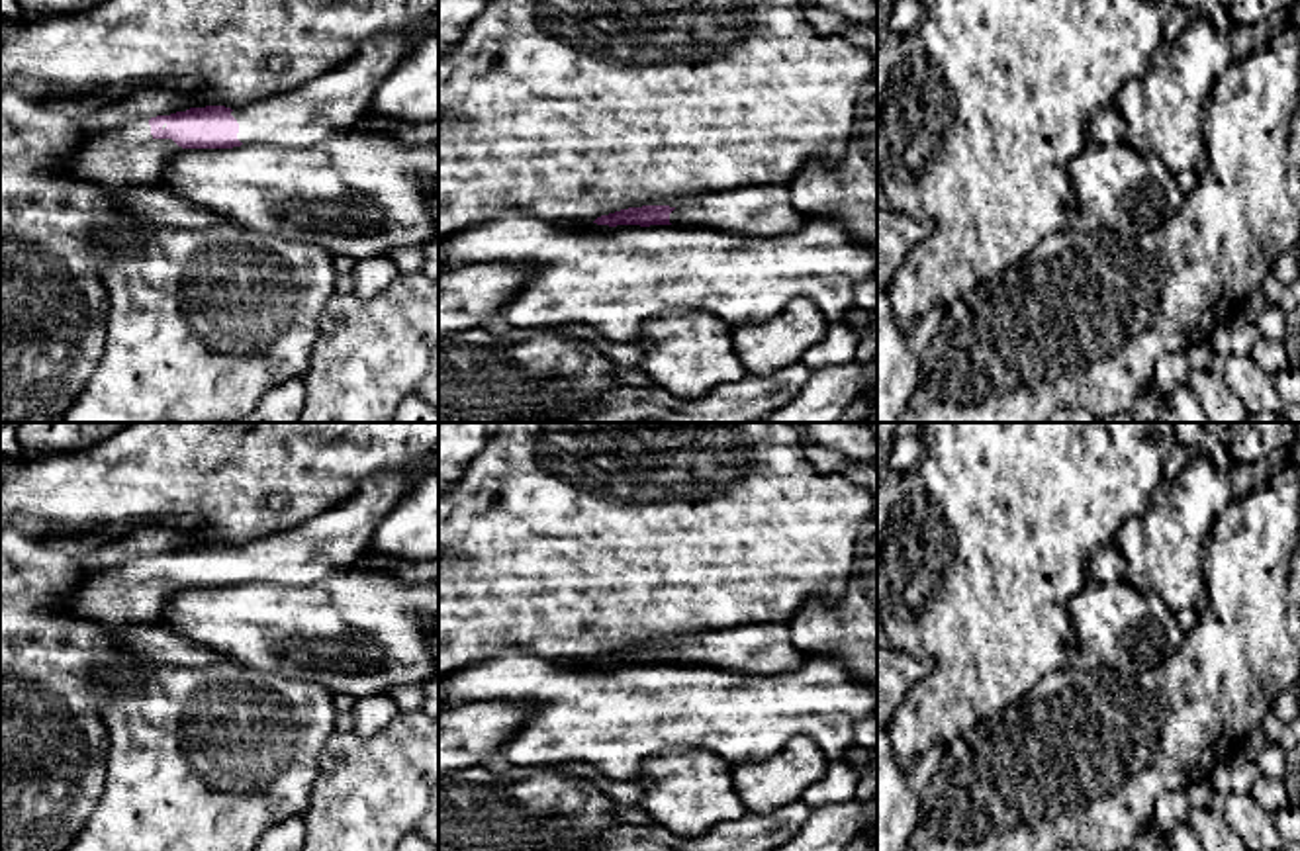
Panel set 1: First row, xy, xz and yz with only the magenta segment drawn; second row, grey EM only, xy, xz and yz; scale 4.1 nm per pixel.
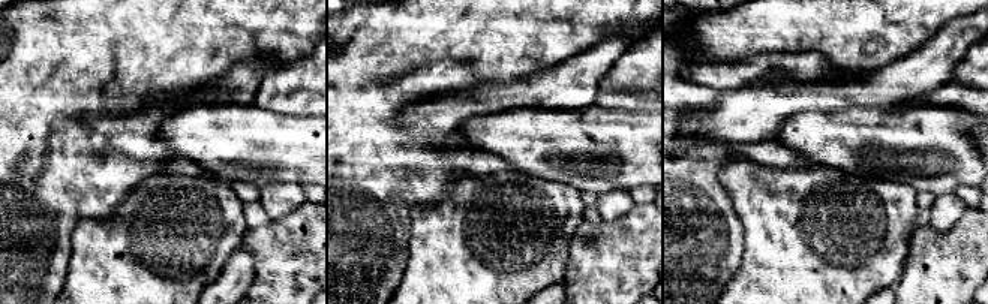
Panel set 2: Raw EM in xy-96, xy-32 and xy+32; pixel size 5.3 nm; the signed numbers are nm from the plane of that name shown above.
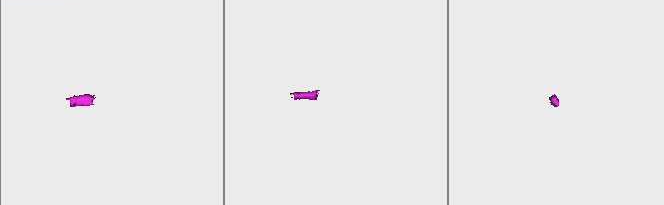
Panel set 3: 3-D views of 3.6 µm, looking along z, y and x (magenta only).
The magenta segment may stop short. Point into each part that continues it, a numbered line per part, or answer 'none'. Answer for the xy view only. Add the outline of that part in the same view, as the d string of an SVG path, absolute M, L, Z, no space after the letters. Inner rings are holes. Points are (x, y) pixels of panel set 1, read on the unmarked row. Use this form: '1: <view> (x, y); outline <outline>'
1: xy (325, 546); outline M439 450L423 464L366 479L354 497L288 532L233 548L243 583L305 587L347 575L370 550L380 522L427 475L439 471Z
2: xy (126, 593); outline M149 558L98 567L88 563L88 577L70 606L102 630L159 622L162 606L180 589L172 577L155 577Z

